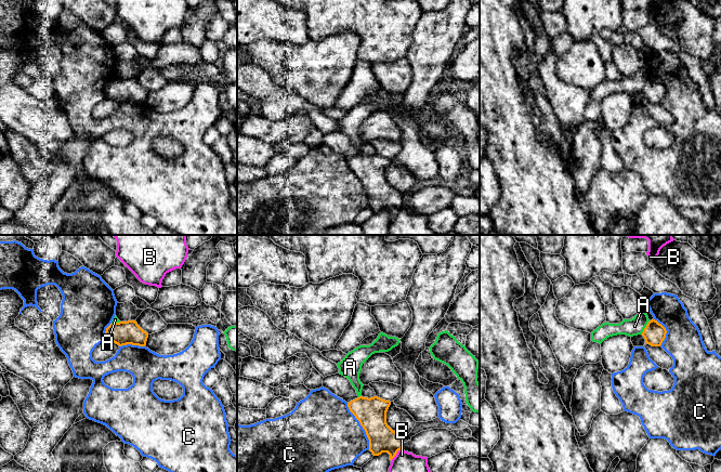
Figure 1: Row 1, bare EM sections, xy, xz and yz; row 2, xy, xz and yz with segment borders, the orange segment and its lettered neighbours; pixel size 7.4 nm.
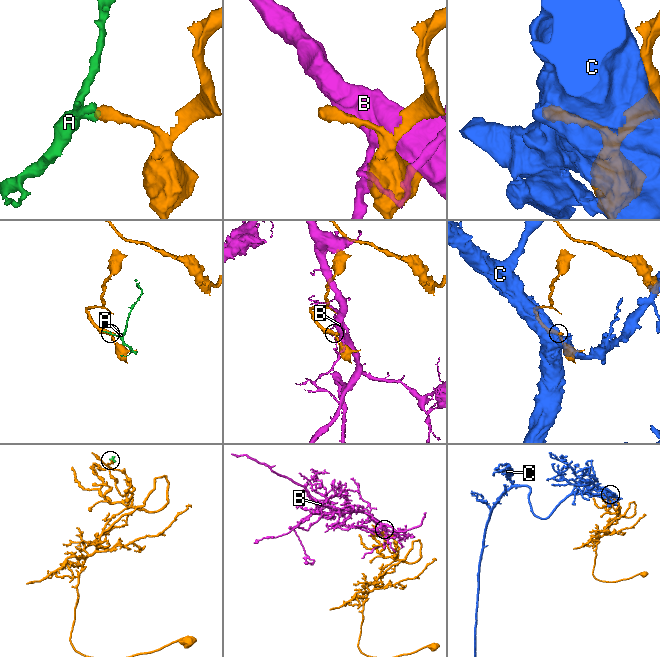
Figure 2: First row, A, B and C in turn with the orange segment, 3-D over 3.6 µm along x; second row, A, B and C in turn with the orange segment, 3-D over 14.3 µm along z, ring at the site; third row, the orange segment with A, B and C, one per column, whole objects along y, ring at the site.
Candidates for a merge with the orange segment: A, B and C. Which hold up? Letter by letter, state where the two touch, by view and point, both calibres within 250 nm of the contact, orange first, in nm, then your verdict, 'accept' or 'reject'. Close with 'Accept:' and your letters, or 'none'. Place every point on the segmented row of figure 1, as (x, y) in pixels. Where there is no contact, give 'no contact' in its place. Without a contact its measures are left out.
A: meets orange in yz at (645, 327); 160 nm thick on the orange side, 130 nm on the other; reject
B: meets orange in xz at (395, 455); 200 nm thick on the orange side, 160 nm on the other; reject
C: meets orange in xz at (361, 424); 220 nm thick on the orange side, 480 nm on the other; reject
Accept: none

